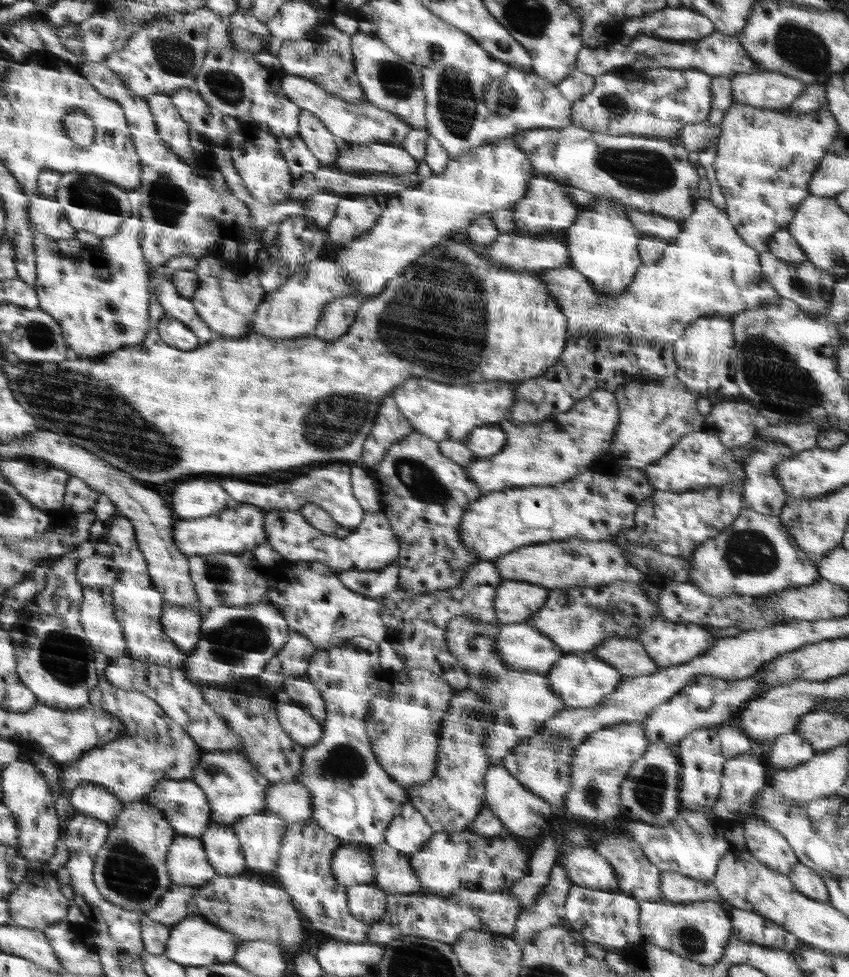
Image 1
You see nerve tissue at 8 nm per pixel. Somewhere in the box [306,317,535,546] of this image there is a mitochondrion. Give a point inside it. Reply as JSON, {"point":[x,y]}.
{"point":[421,480]}

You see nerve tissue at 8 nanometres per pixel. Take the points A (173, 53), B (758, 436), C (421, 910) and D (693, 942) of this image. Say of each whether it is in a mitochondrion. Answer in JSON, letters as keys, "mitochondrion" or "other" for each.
{"A":"mitochondrion","B":"other","C":"other","D":"mitochondrion"}

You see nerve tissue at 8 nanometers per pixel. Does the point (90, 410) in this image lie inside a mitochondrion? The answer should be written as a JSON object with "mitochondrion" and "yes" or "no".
{"mitochondrion":"yes"}

